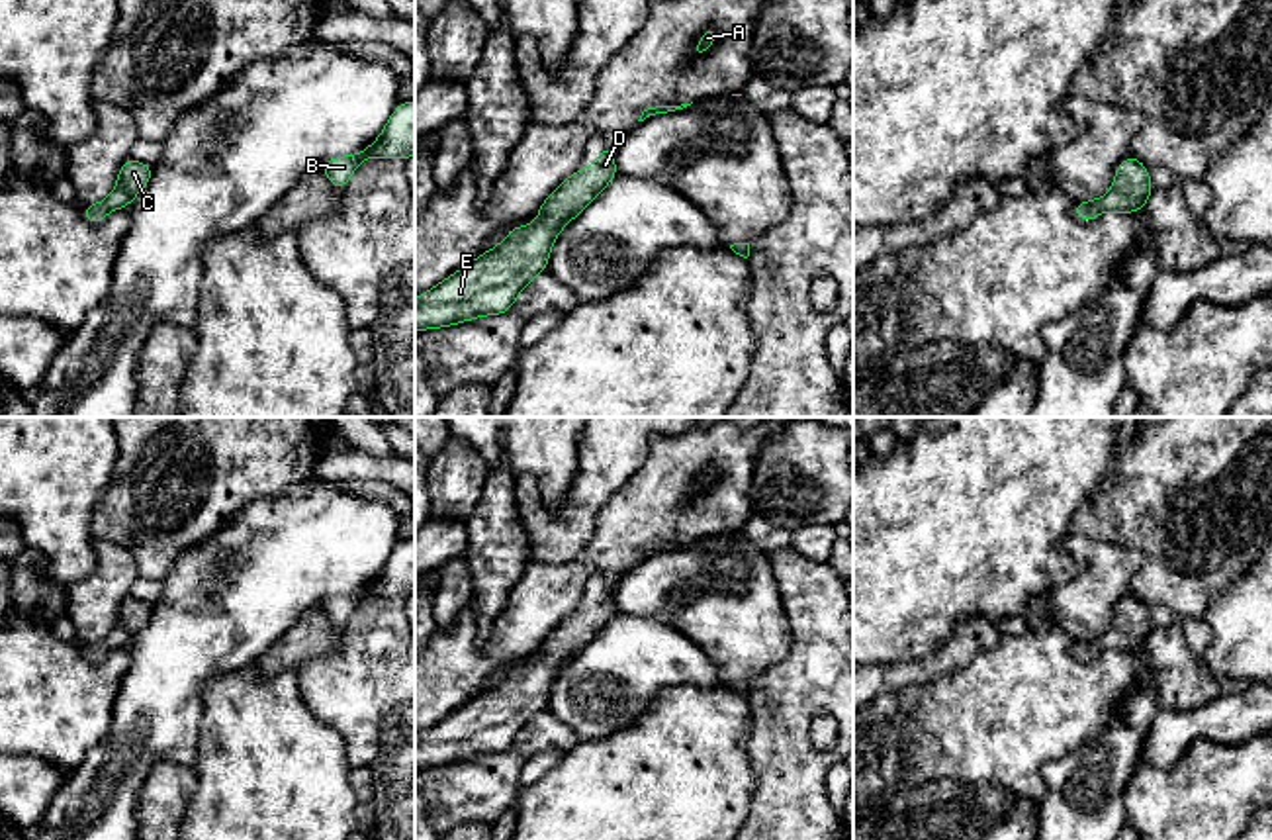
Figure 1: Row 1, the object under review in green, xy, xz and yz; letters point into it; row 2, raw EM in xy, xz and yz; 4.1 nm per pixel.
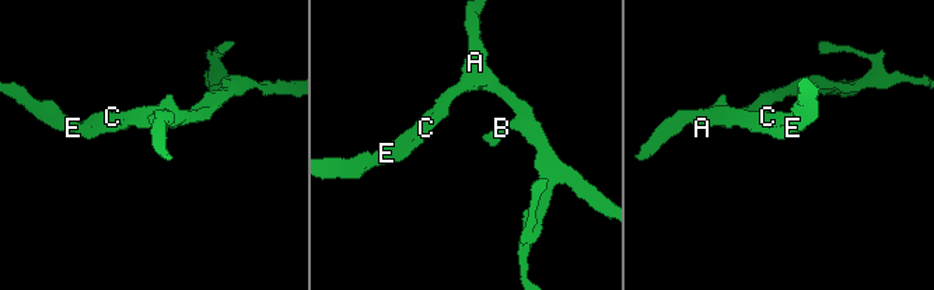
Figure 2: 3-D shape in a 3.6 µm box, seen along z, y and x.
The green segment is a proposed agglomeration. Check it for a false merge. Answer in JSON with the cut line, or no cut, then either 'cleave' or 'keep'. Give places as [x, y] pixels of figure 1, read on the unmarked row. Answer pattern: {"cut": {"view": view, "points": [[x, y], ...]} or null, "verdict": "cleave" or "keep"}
{"cut": null, "verdict": "keep"}

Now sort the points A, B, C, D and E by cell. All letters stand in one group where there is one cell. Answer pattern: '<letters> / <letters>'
A B C D E

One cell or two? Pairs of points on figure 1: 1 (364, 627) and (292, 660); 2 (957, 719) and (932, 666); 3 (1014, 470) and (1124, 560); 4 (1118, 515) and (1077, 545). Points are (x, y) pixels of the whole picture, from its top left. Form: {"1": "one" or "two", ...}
{"1": "two", "2": "two", "3": "two", "4": "two"}

